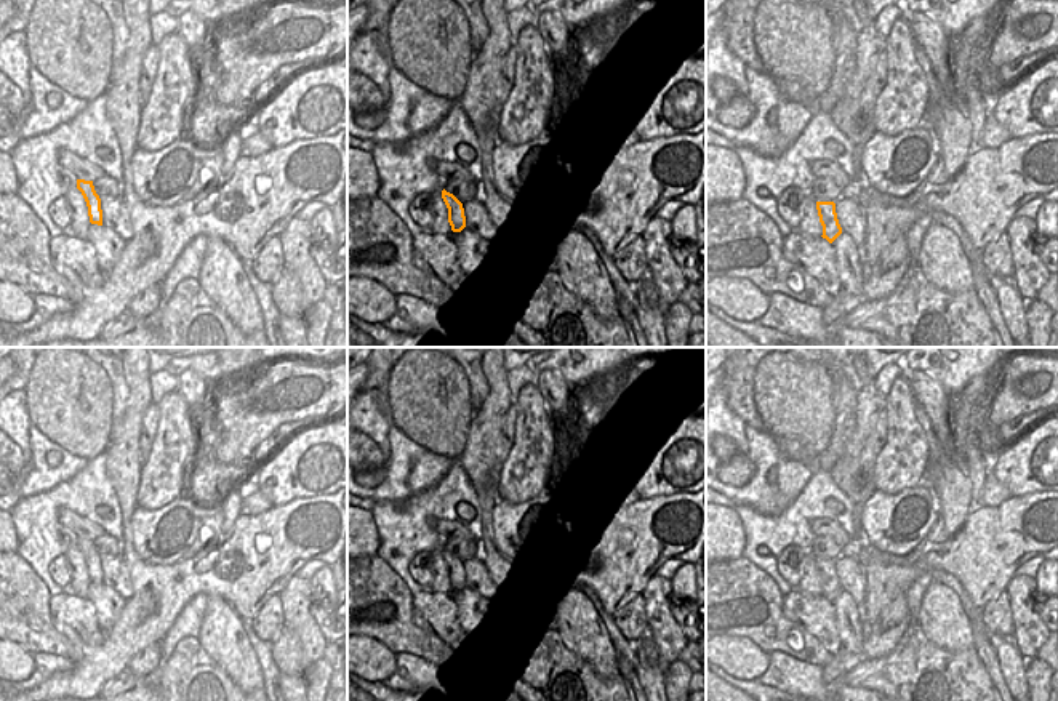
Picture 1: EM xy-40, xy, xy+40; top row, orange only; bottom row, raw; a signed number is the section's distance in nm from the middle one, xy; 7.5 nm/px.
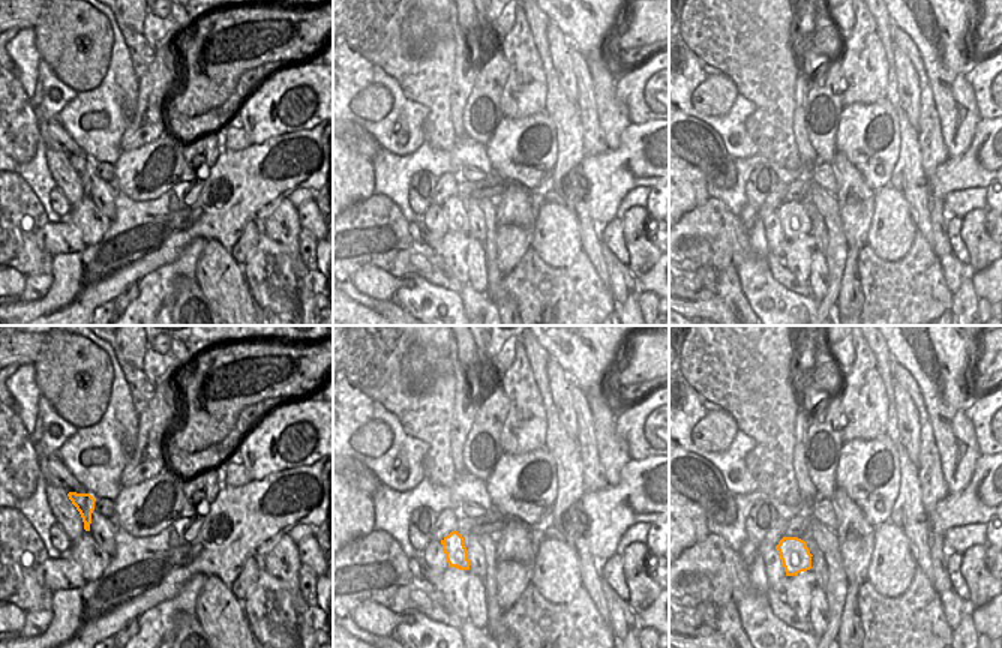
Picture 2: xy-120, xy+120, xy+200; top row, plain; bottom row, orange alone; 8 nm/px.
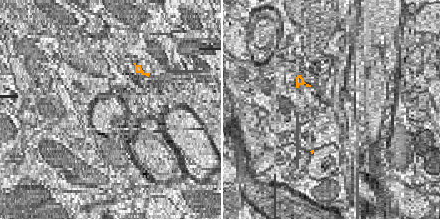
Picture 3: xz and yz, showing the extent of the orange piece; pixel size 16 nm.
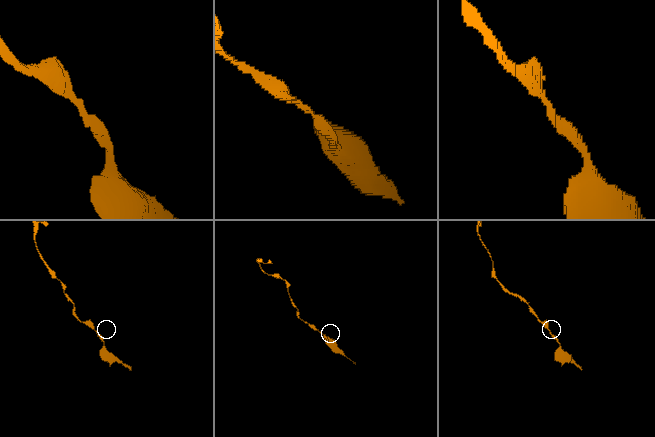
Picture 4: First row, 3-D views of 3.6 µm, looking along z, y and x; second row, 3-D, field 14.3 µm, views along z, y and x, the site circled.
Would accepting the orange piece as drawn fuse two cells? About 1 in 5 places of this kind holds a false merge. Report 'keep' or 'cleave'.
keep

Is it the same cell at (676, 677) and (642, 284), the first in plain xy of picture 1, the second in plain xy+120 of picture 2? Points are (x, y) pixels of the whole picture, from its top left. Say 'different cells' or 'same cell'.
different cells

